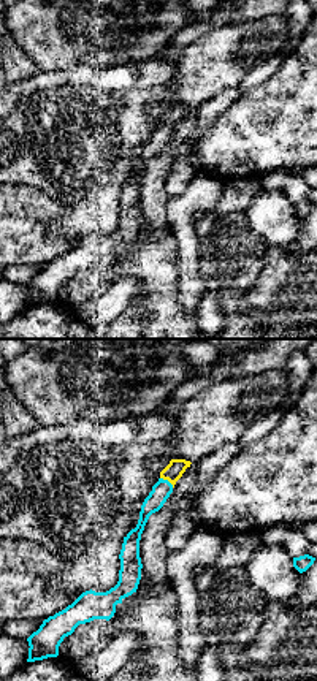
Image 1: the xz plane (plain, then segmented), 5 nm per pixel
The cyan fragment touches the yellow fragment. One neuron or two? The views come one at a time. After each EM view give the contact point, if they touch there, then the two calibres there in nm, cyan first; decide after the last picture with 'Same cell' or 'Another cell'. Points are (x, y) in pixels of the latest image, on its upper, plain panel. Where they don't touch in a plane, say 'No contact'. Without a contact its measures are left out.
Touches cyan at (167, 125). Thickness 100 nm (cyan) against 90 nm

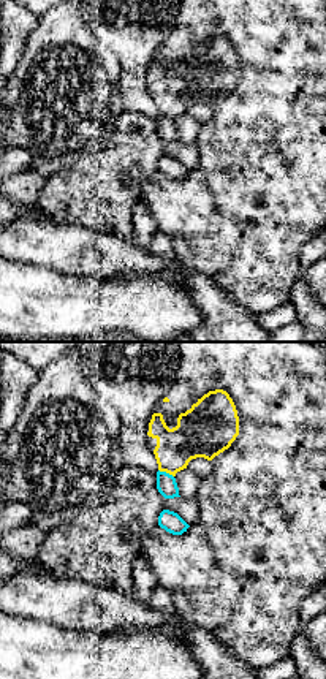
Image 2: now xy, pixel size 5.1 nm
Touches cyan at (165, 117). Thickness 100 nm (cyan) against 220 nm

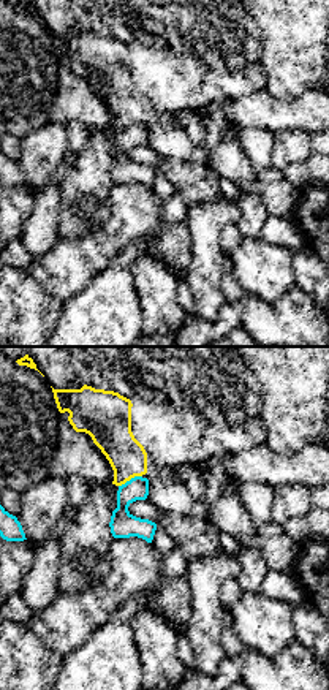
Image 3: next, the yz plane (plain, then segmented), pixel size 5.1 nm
Touches cyan at (132, 124). Thickness 130 nm (cyan) against 190 nm

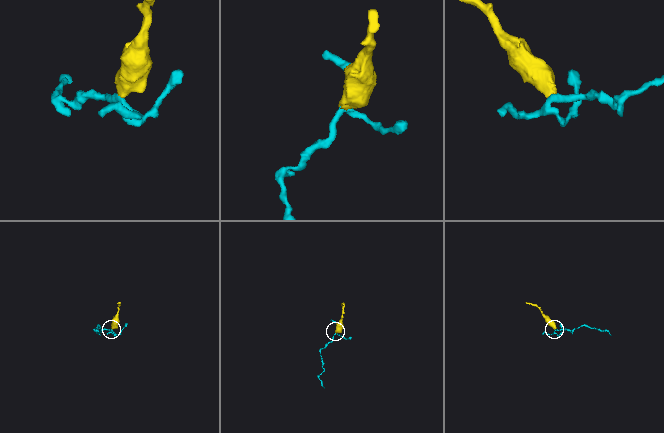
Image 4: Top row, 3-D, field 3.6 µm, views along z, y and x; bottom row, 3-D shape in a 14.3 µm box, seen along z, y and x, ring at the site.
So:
Another cell

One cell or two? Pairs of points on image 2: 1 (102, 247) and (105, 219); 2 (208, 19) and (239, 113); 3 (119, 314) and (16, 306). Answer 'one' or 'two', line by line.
1: two
2: one
3: one

